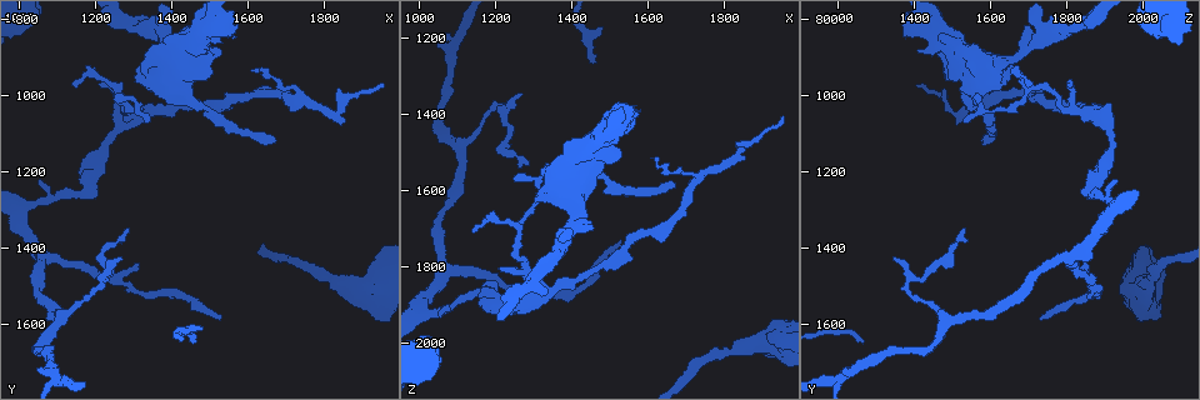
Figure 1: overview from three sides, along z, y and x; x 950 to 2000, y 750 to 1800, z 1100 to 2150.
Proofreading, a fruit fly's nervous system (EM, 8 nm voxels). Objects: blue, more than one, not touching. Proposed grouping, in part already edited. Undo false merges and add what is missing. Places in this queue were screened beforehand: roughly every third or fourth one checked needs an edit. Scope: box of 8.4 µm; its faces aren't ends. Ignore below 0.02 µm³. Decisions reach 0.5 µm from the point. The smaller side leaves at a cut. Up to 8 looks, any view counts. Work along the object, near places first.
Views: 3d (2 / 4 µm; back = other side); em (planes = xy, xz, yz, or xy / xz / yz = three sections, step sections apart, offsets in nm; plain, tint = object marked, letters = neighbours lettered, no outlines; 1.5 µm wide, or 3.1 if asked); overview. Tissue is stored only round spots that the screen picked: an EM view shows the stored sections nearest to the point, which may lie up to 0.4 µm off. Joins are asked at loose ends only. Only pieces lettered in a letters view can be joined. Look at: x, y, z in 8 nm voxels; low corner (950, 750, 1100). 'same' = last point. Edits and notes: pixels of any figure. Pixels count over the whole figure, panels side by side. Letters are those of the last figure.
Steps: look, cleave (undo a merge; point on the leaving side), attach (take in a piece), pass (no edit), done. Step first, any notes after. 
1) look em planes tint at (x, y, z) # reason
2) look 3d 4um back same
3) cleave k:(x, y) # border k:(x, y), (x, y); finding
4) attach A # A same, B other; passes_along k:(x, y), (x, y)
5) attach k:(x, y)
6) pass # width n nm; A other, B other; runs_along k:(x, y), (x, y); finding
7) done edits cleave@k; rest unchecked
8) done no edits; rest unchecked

look 3d 4um at (1420, 1030, 1835) # a narrow waist

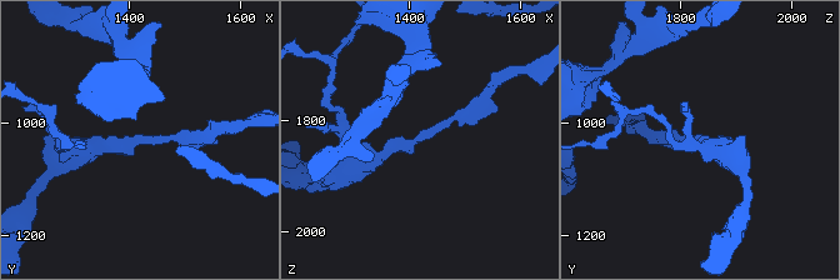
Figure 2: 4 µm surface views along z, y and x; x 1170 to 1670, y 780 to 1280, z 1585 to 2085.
look em planes plain at (1420, 1030, 1830)

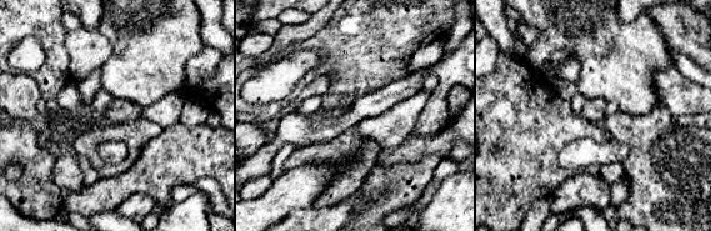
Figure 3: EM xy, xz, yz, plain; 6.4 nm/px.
look em planes letters same # what lies round it

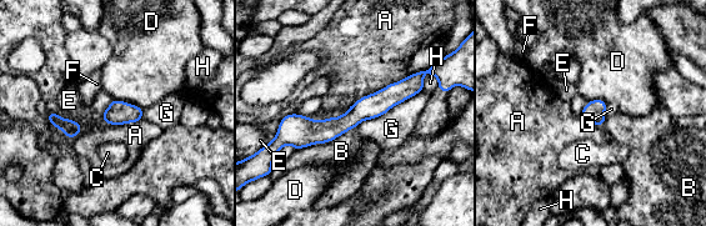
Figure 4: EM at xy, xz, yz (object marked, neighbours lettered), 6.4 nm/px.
pass # A other, B other, C other, D other, E other, F other, G other, H other; border 4:(407, 75), (359, 98), (350, 106); one neuron here

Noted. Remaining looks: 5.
look 3d 2um back at (1455, 835, 1705) # branch stops here

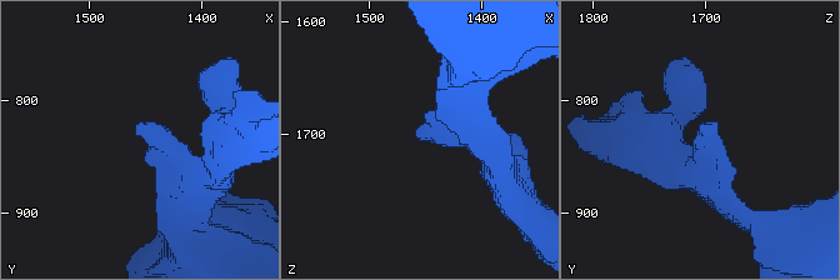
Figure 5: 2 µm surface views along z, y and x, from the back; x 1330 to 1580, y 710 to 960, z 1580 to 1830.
look em planes letters at (1458, 832, 1702)

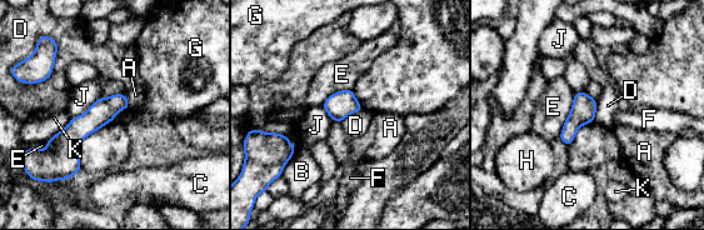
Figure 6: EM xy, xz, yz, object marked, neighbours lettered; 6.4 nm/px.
pass # A other, B other, C other, D other, E other, F other, G other, H other, J other, K other; runs_along 6:(121, 96), (70, 141), (70, 158); none of them fits

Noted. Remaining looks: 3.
look em planes letters at (1140, 970, 1705) # branch stops here

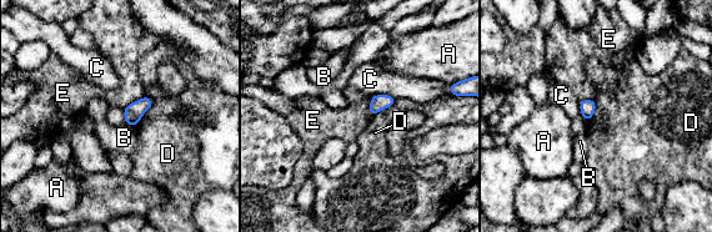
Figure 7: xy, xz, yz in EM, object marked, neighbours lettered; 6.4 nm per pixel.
pass # A other, B other, C other, D other, E other; border 7:(145, 96), (130, 102), (124, 109); no lettered piece goes on from it

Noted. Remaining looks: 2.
done no edits; rest unchecked

